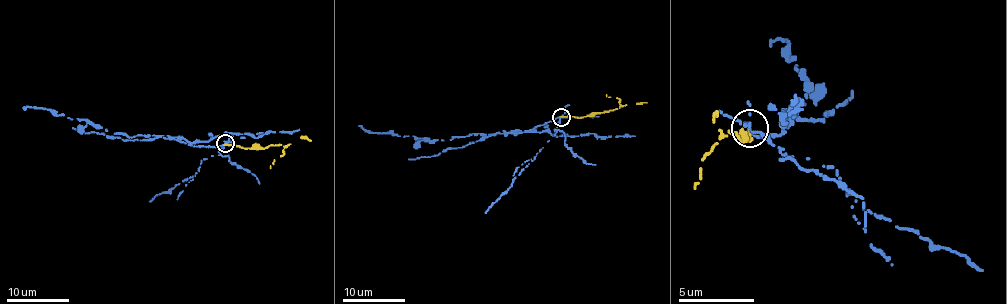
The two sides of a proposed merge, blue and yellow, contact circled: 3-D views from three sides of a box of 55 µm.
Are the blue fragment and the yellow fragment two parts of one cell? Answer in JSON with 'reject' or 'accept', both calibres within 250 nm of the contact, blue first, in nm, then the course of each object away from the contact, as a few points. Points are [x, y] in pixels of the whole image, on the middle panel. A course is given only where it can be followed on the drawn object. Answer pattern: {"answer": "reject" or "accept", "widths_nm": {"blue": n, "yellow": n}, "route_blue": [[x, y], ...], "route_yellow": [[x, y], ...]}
{"answer": "reject", "widths_nm": {"blue": 190, "yellow": 200}, "route_blue": [[561, 117], [537, 125], [529, 131], [485, 136], [473, 133], [444, 141], [369, 133], [358, 125]], "route_yellow": [[561, 116], [583, 117], [617, 108], [619, 100], [607, 94]]}

